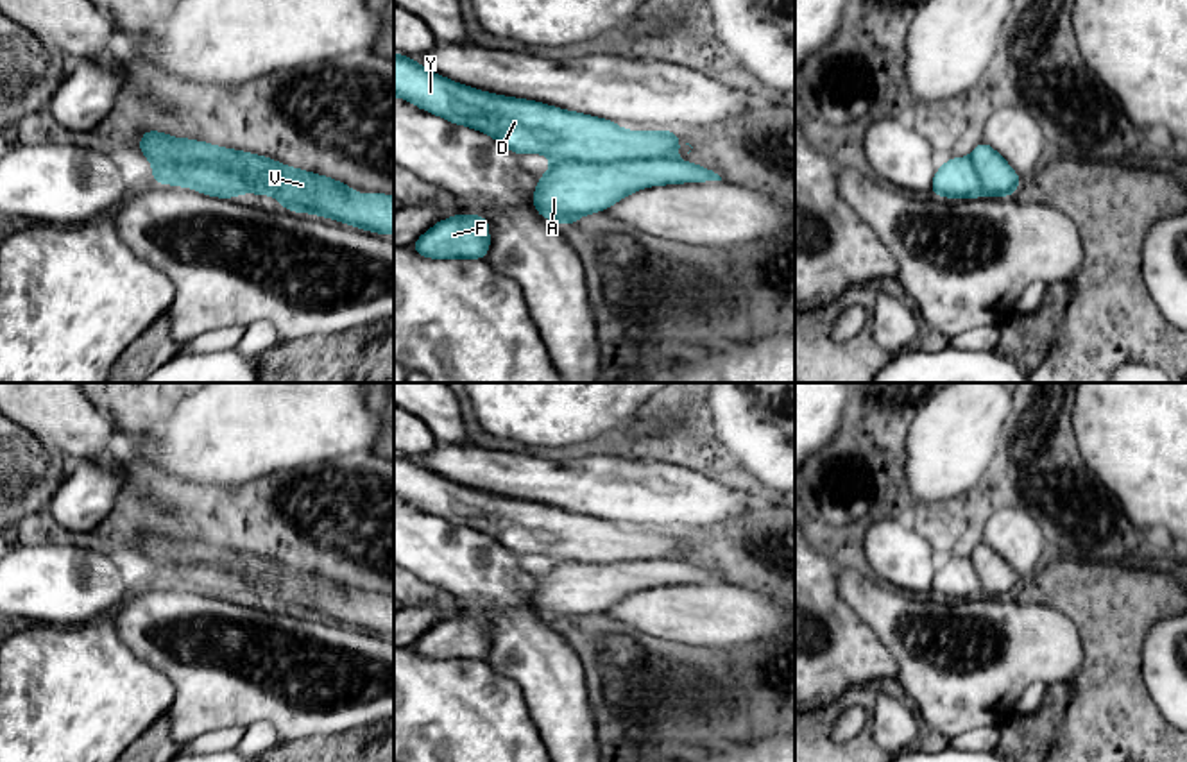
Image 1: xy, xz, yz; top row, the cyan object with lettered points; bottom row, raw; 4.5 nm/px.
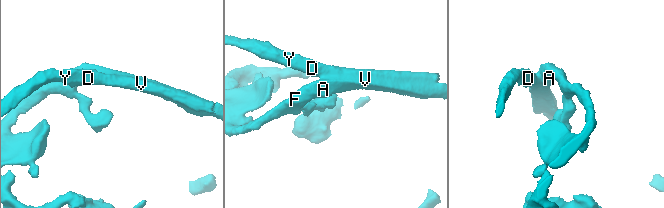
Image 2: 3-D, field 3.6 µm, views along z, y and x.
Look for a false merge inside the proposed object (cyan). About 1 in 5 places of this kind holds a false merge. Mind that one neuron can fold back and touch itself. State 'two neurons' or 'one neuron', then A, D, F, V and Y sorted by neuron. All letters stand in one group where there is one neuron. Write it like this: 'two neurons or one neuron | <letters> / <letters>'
one neuron | A D F V Y

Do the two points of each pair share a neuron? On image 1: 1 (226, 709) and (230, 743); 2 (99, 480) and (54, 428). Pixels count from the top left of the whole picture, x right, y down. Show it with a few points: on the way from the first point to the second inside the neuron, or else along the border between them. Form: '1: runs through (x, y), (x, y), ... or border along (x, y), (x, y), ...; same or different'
1: border along (242, 727), (206, 730), (188, 741); different
2: border along (124, 453), (113, 465), (70, 465); different

